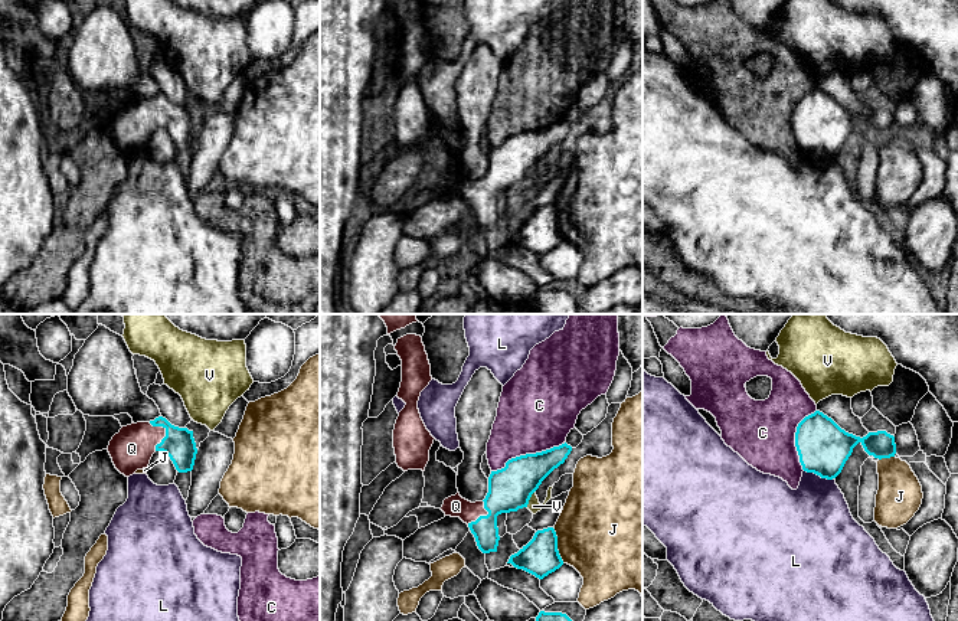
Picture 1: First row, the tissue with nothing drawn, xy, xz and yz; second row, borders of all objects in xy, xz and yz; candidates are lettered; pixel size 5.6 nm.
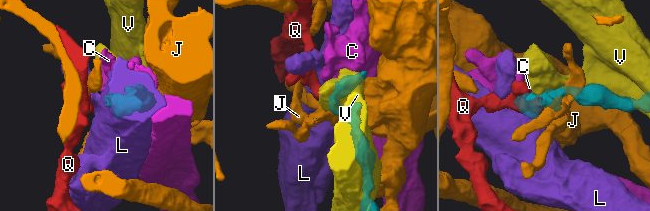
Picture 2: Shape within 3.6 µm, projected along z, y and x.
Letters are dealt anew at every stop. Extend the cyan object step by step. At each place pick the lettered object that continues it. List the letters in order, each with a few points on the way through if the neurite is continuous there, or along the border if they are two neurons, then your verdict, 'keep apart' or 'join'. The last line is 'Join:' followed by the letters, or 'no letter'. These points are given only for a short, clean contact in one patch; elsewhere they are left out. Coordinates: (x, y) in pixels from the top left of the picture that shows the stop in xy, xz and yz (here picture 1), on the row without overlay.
C: keep apart
J: keep apart
L: border along yz (804, 147), (833, 156); keep apart
Q: runs through xy (179, 121), (166, 110), (143, 115), (131, 126); join
V: keep apart
Join: Q

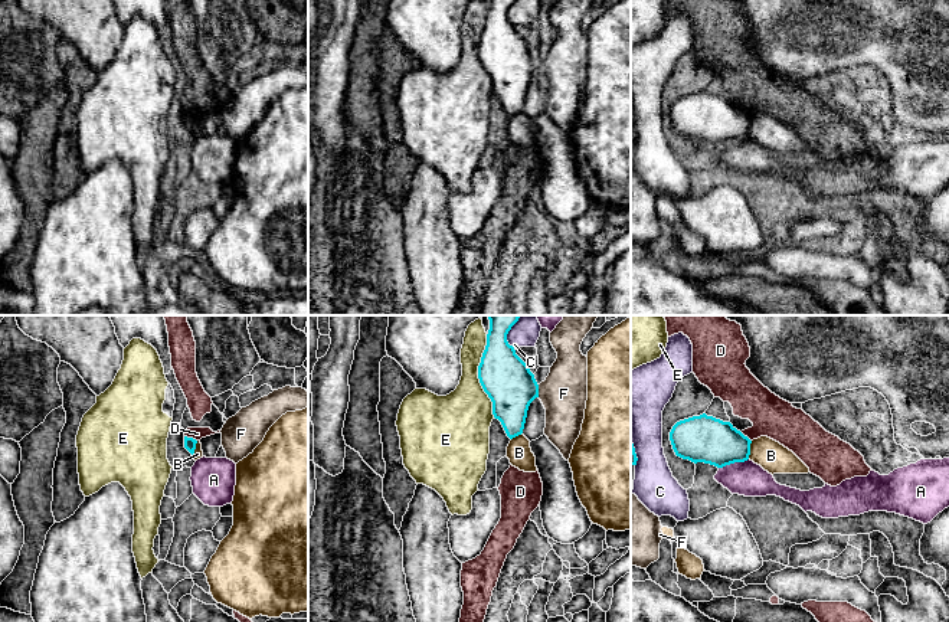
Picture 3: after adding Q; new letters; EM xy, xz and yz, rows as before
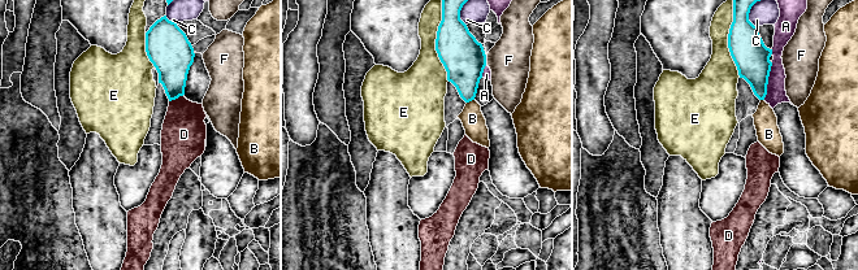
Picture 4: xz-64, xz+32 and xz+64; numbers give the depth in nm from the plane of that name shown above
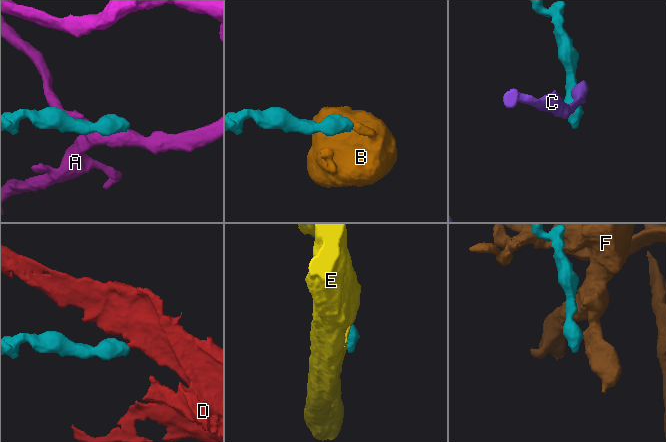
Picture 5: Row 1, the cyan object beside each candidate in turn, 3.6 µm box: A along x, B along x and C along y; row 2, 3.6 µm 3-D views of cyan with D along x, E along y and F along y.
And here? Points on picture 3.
A: keep apart
B: border along yz (752, 118), (748, 136); keep apart
C: keep apart
D: border along xy (185, 113), (196, 118); keep apart
E: keep apart
F: keep apart
Join: no letter

